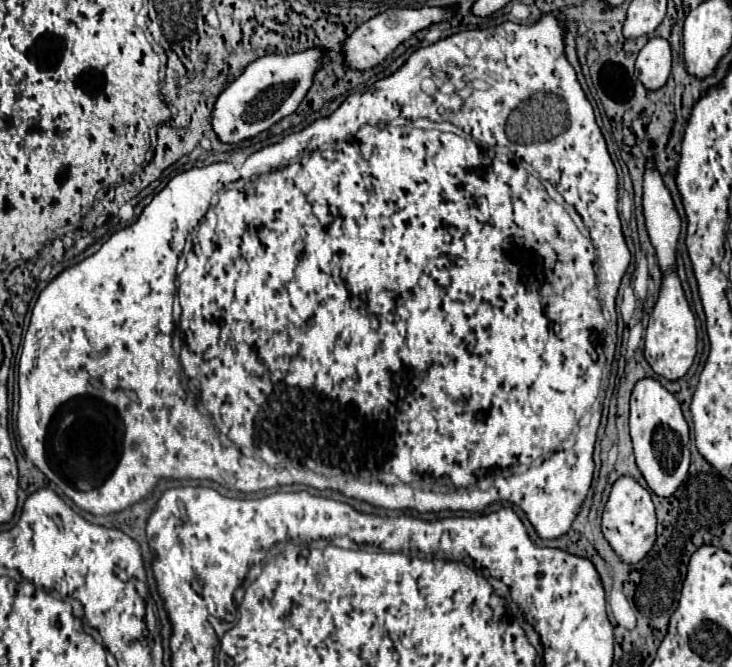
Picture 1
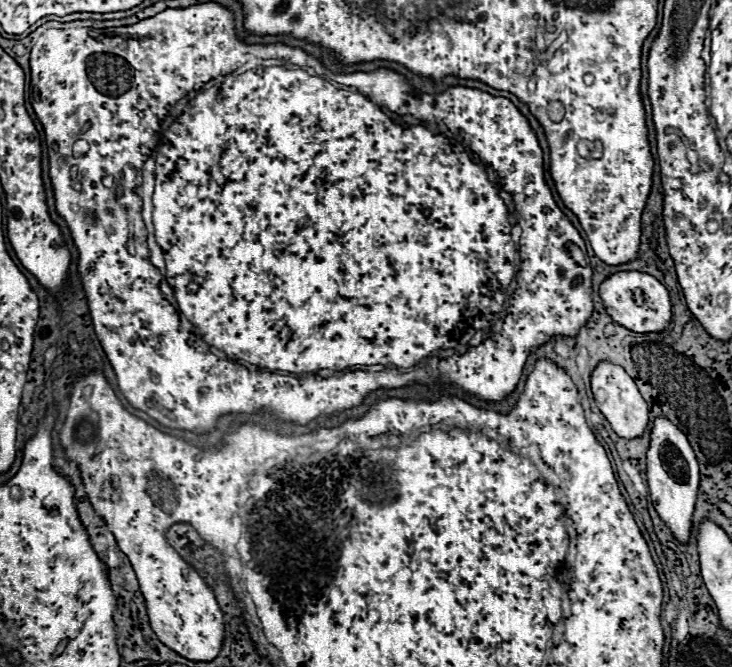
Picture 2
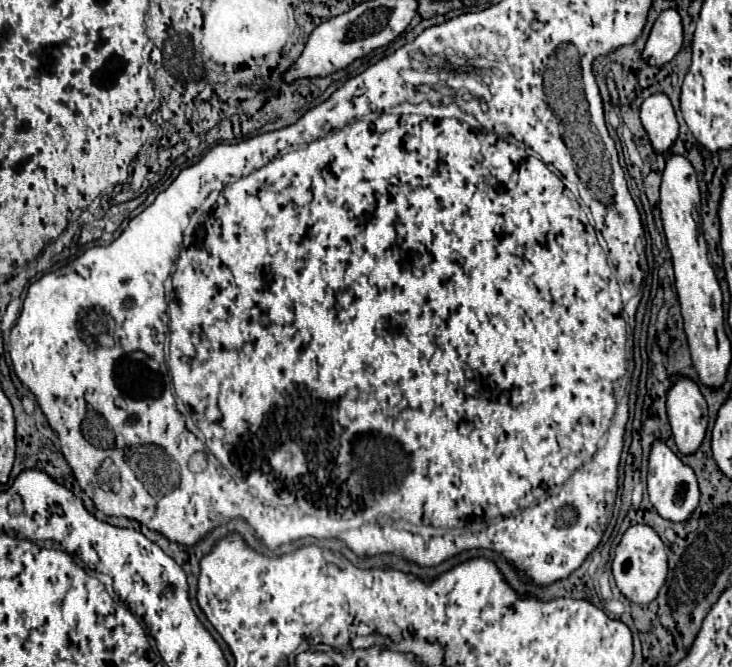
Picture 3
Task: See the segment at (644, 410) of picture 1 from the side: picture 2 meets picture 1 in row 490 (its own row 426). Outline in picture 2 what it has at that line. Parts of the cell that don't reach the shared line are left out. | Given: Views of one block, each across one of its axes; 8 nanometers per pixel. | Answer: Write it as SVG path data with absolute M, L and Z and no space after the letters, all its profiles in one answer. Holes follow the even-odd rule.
M668 418L654 420L652 432L650 432L646 476L650 486L650 498L658 516L670 528L672 536L680 544L688 544L692 534L692 514L694 514L698 486L700 486L700 470L698 470L698 462L688 438Z

